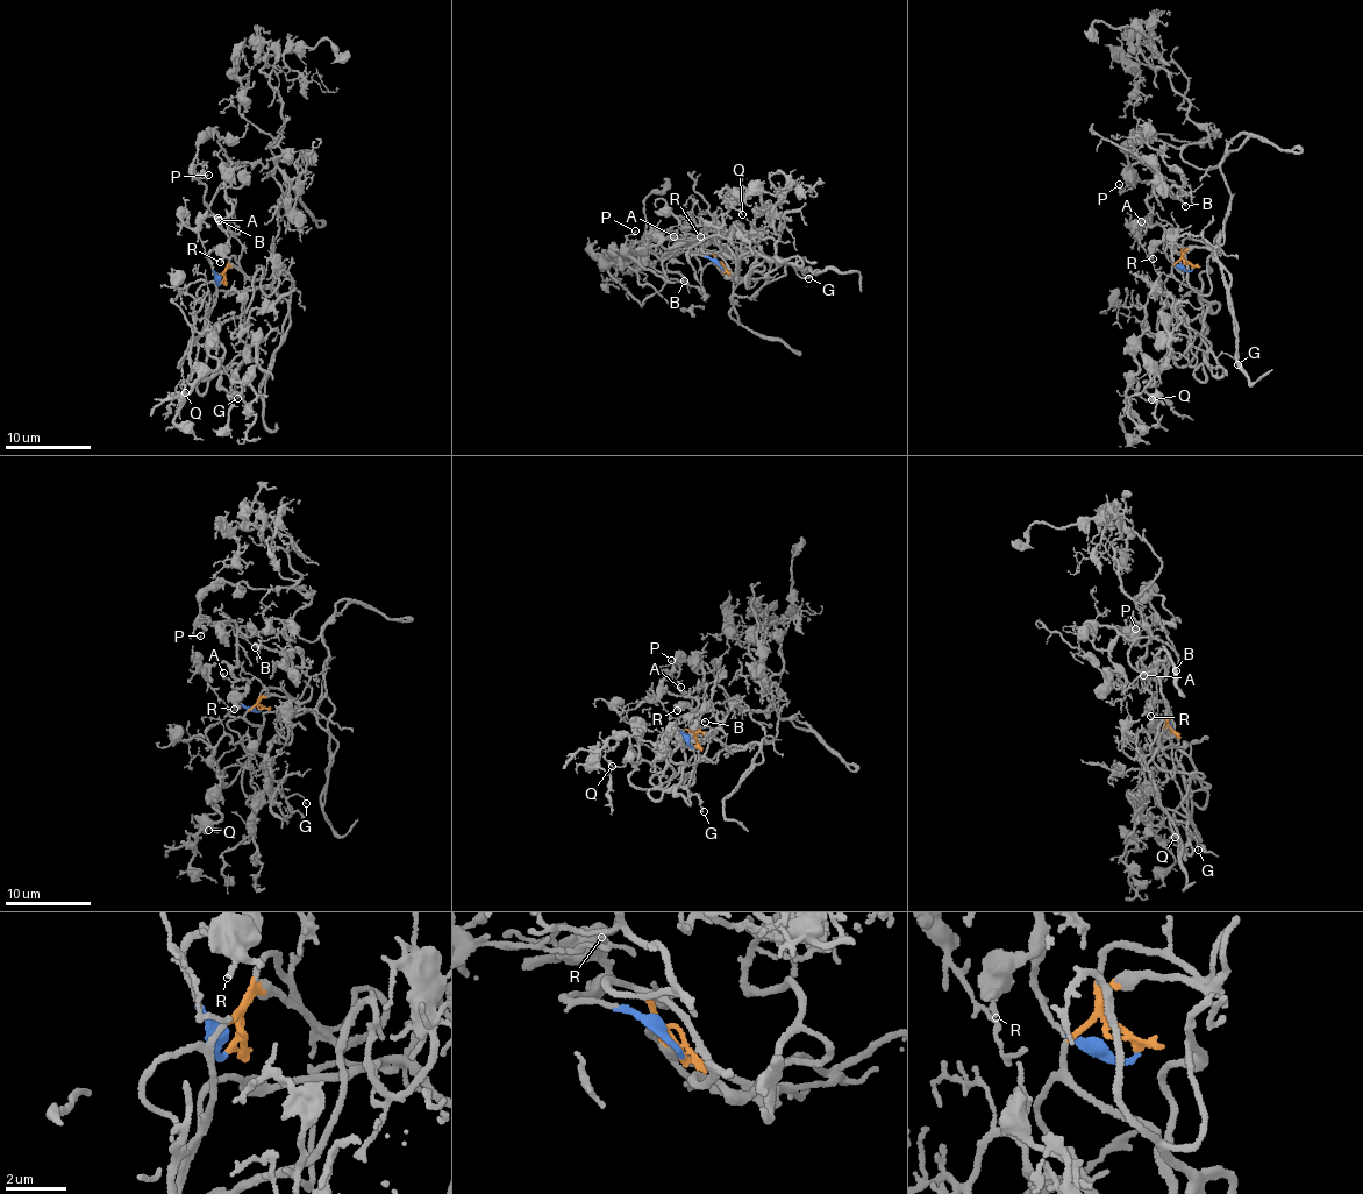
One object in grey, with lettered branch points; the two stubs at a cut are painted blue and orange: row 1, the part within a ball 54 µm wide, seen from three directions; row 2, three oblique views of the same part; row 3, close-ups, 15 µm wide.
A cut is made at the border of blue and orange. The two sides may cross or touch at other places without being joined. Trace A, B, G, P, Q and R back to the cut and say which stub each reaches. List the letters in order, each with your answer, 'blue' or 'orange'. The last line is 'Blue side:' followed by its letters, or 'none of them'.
A: blue
B: blue
G: orange
P: blue
Q: orange
R: blue
Blue side: A, B, P, R

